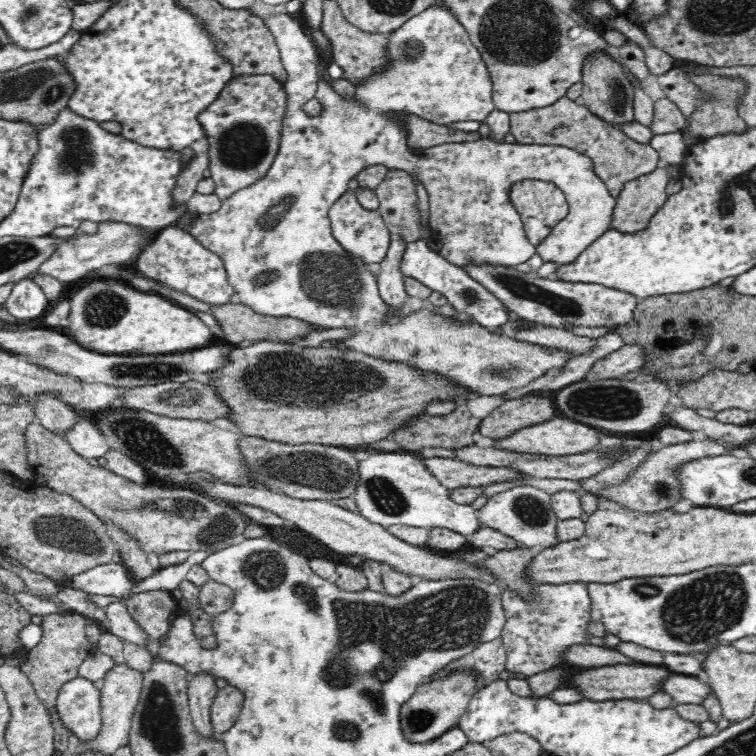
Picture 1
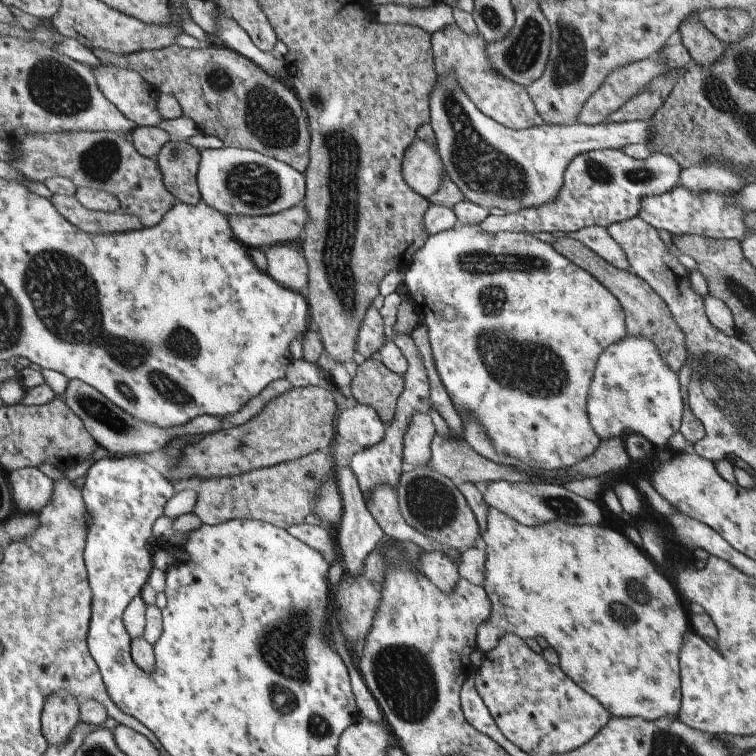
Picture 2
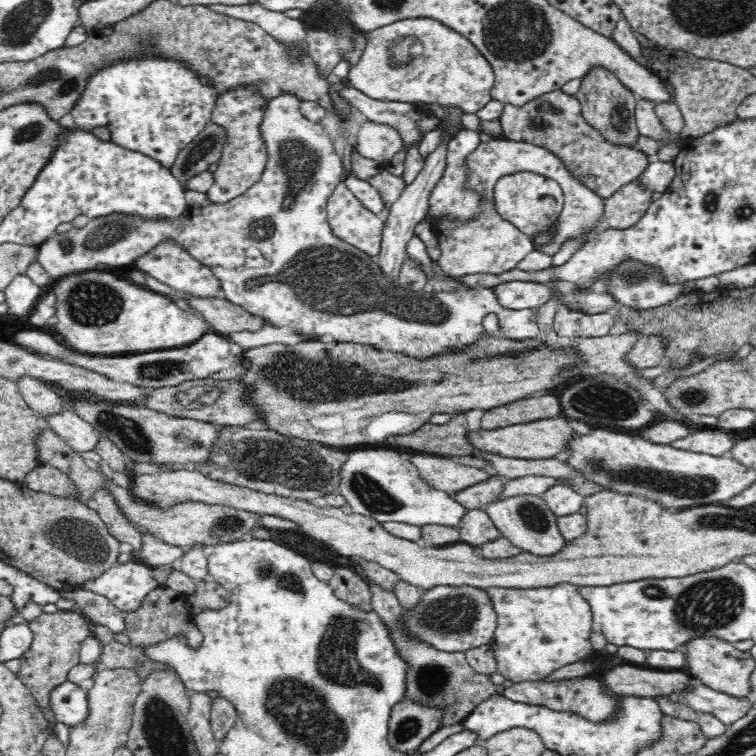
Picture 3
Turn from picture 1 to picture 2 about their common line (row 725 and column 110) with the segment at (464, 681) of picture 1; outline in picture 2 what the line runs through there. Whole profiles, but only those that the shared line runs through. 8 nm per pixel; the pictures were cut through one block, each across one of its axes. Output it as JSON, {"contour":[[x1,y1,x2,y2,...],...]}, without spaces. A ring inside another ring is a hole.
{"contour":[[67,380,64,393,60,395,64,397,67,408,78,416,85,427,85,430,93,437,96,444,105,449,105,452,111,457,133,457,133,454,143,454,143,452,155,452,161,450,173,437,183,434,211,434,220,431,222,418,211,415,195,416,193,420,189,420,185,426,177,426,177,428,166,428,145,424,139,422,137,418,129,416,127,412,123,412,117,408,115,404,109,402,97,390,91,388,88,384,81,380]]}

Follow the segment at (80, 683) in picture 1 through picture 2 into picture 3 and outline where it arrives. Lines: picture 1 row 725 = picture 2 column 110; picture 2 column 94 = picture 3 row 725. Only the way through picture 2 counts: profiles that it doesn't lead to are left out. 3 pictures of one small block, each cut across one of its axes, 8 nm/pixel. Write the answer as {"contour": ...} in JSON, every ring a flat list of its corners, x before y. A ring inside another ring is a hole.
{"contour":[[69,680,54,687,50,693,50,706,57,722,70,728,83,723,89,715,88,690]]}

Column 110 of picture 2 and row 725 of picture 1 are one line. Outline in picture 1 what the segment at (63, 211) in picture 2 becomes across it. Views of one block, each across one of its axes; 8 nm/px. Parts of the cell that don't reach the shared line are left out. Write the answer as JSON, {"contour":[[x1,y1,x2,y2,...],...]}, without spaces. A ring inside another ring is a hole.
{"contour":[[231,684,220,688,211,706,211,723,214,734,225,733,238,720,243,707,239,688]]}

